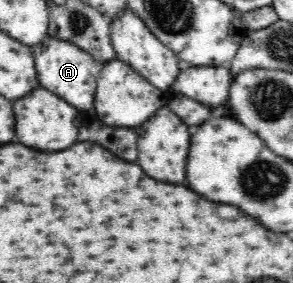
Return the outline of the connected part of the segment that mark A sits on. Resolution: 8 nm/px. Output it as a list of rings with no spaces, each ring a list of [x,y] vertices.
[[[48,36],[40,44],[31,47],[33,47],[34,63],[41,87],[59,95],[61,99],[65,99],[67,103],[71,103],[77,109],[91,109],[93,97],[95,97],[95,85],[97,85],[95,81],[101,73],[103,63],[97,61],[80,47],[63,41],[61,38]]]

